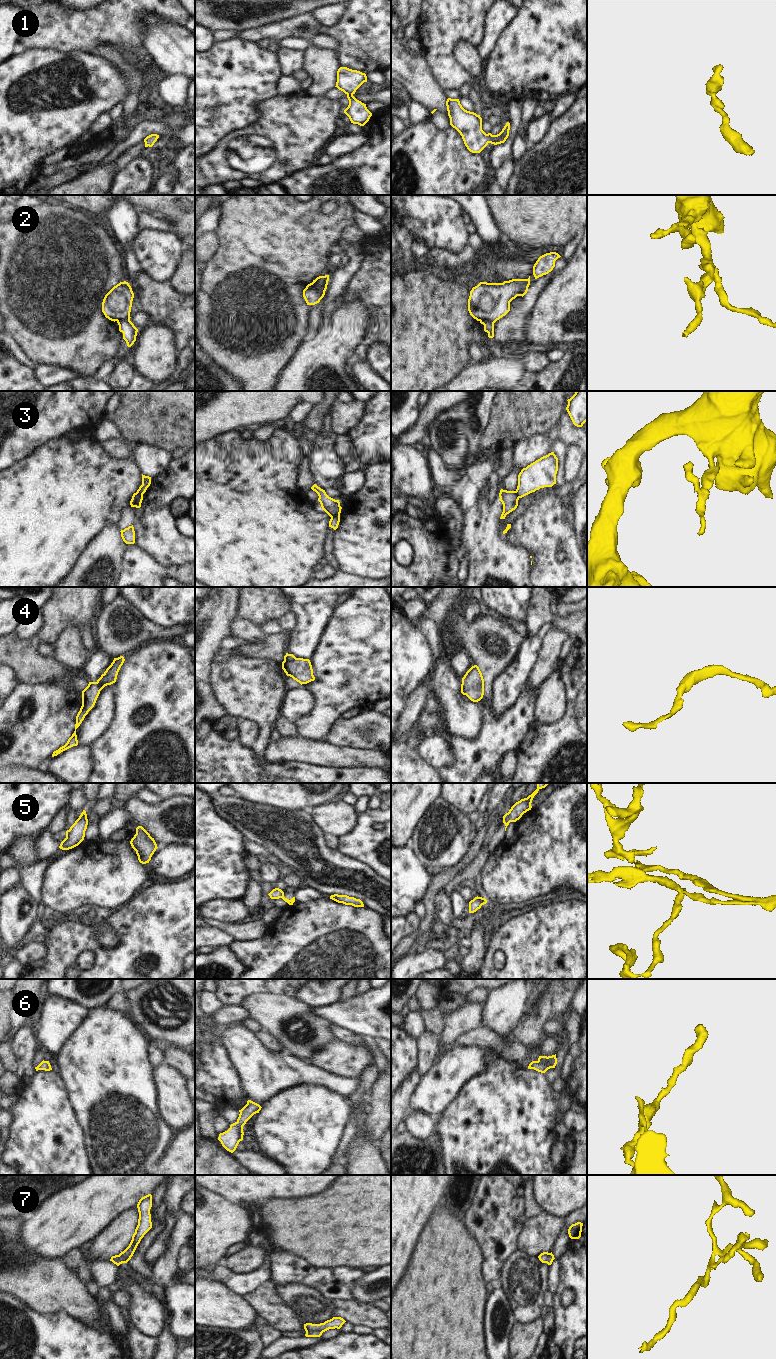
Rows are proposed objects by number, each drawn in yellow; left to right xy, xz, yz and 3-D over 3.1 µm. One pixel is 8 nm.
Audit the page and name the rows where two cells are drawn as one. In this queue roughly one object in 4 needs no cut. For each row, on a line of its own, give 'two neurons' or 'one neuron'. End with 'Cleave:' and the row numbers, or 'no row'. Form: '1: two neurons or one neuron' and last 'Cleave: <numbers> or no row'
1: one neuron
2: two neurons
3: two neurons
4: two neurons
5: two neurons
6: one neuron
7: two neurons
Cleave: 2, 3, 4, 5, 7

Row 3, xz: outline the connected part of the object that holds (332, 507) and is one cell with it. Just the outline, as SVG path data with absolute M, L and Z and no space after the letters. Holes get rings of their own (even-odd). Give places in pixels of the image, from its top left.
M314 484L311 489L318 494L318 501L320 502L322 509L331 518L340 515L342 507L340 506L339 500L329 497L325 490L321 489L316 484Z

